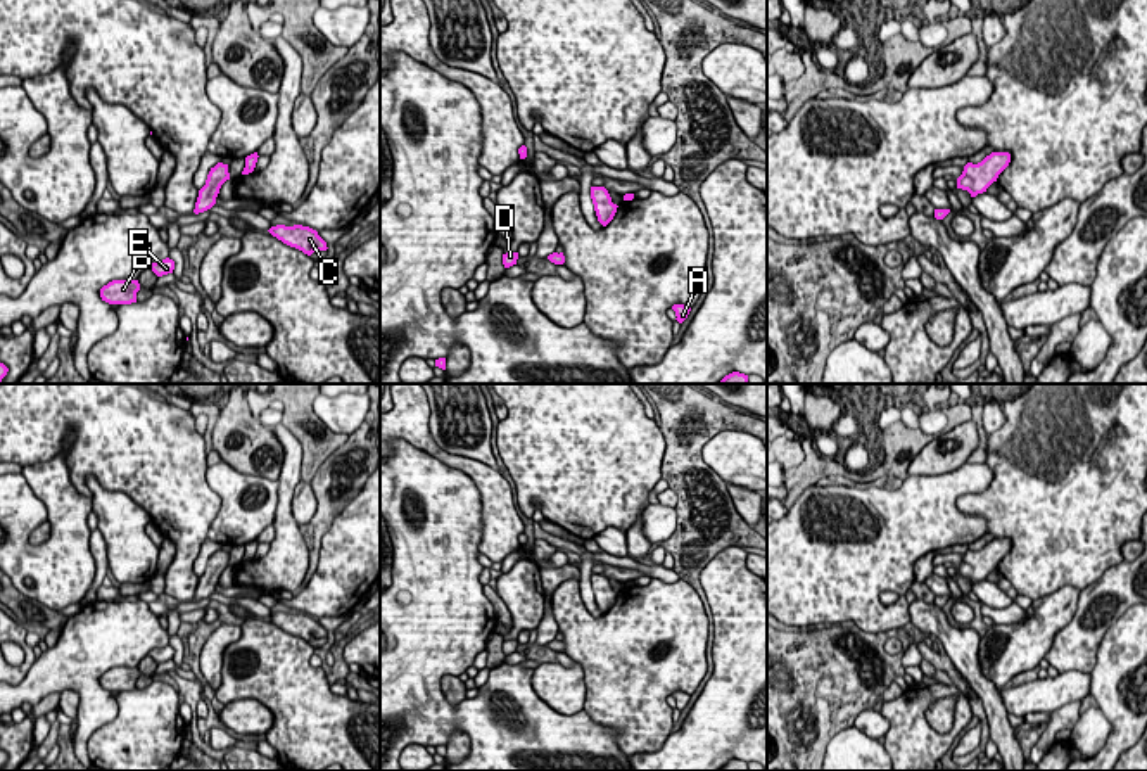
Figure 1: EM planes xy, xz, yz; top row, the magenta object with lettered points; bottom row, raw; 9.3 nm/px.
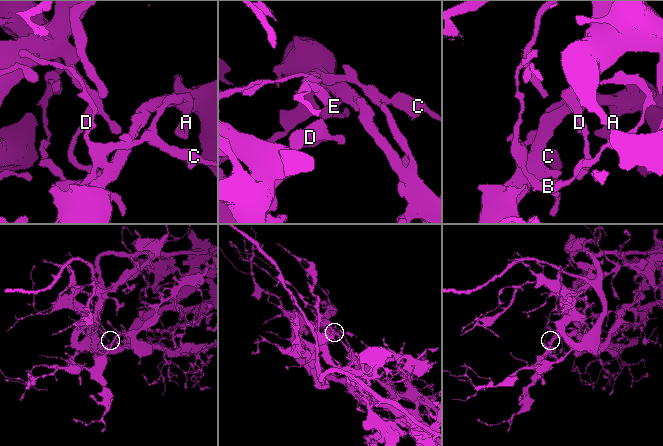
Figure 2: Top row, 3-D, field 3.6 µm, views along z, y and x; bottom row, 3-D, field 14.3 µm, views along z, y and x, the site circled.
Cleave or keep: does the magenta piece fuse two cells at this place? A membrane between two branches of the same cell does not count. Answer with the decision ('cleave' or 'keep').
keep

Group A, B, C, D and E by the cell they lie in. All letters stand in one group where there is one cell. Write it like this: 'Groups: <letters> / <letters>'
Groups: A B C D E

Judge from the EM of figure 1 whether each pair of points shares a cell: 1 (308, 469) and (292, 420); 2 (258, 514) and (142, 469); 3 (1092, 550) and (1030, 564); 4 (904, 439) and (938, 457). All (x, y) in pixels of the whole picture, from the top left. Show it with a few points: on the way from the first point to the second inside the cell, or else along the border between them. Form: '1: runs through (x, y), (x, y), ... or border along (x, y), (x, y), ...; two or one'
1: runs through (310, 457), (310, 438), (304, 433); one
2: border along (208, 467), (220, 510), (206, 538); two
3: runs through (1077, 550), (1051, 550), (1045, 555); one
4: border along (935, 438), (912, 458), (906, 474); two

